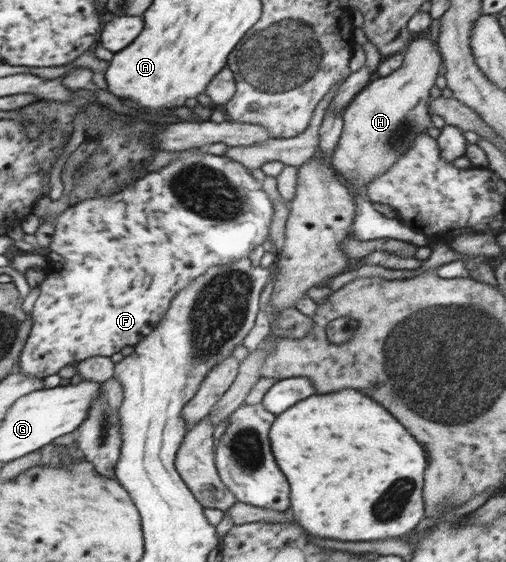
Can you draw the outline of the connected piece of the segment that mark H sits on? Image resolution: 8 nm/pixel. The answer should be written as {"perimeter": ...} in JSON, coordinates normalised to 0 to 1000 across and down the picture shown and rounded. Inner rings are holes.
{"perimeter":[[[840,57],[838,66],[812,71],[792,94],[798,98],[796,109],[785,123],[759,137],[735,139],[727,151],[713,158],[676,196],[676,235],[650,281],[678,319],[702,322],[702,329],[709,333],[721,335],[729,324],[741,322],[753,310],[759,310],[791,283],[792,276],[806,269],[824,240],[842,237],[842,230],[854,224],[854,210],[846,201],[842,183],[848,158],[858,151],[864,125],[875,110],[868,84]]]}

